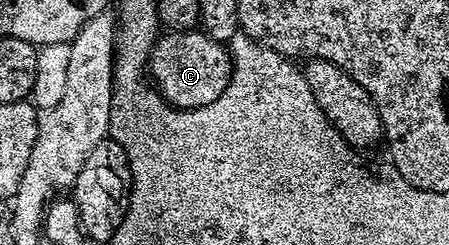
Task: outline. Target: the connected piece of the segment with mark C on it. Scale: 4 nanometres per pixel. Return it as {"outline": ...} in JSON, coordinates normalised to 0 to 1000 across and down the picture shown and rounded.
{"outline":[[[367,127],[352,147],[341,204],[332,216],[327,298],[350,376],[392,445],[441,445],[461,420],[479,420],[479,404],[488,404],[488,388],[506,371],[506,339],[514,339],[519,302],[519,220],[494,171],[470,159],[452,127]]]}

